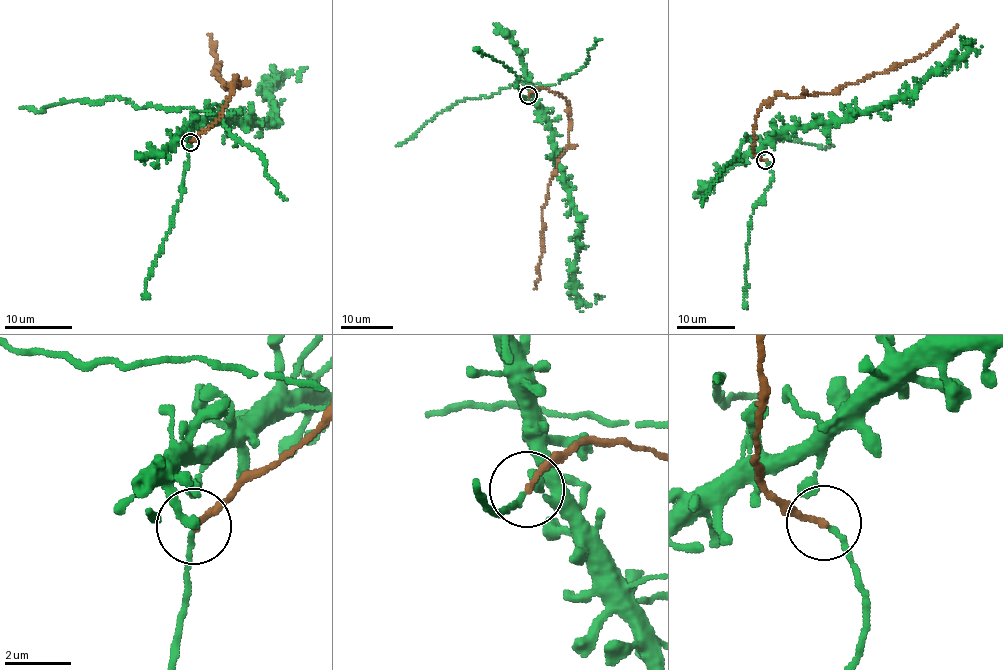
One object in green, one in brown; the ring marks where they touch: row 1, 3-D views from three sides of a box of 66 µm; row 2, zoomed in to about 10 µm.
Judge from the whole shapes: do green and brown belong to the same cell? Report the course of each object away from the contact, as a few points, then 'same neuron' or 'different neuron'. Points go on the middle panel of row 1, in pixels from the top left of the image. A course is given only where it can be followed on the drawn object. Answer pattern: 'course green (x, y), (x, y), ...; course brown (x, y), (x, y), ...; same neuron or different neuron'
course green (528, 96), (546, 117), (555, 161), (579, 227), (576, 294), (590, 306), (596, 298), (605, 297); course brown (528, 95), (538, 88), (559, 94), (571, 121), (568, 145), (542, 208), (534, 288); same neuron

